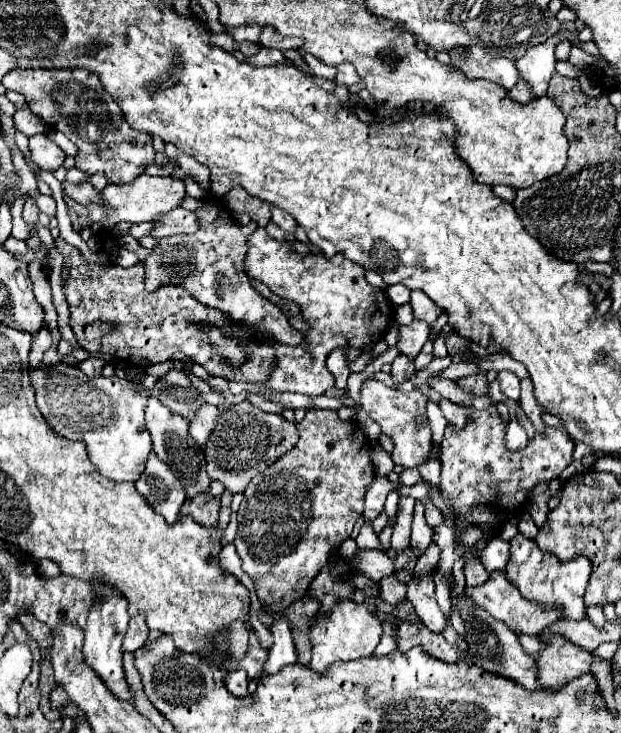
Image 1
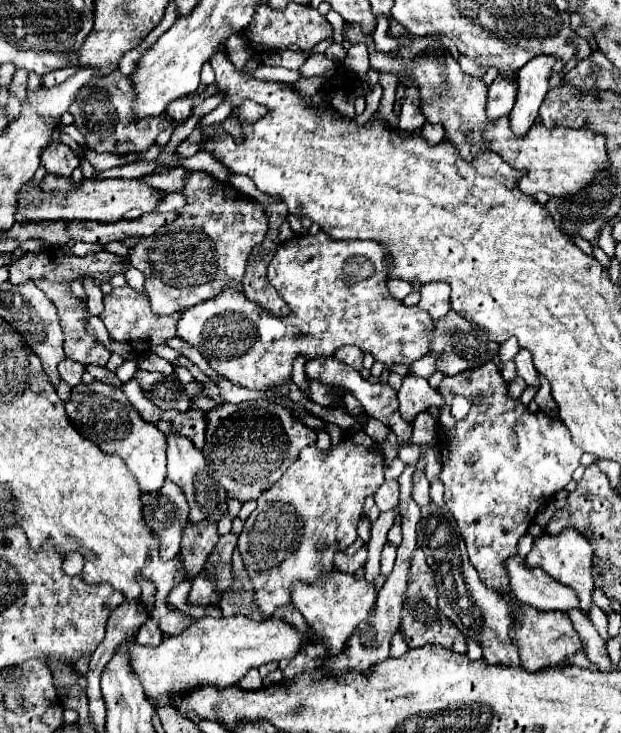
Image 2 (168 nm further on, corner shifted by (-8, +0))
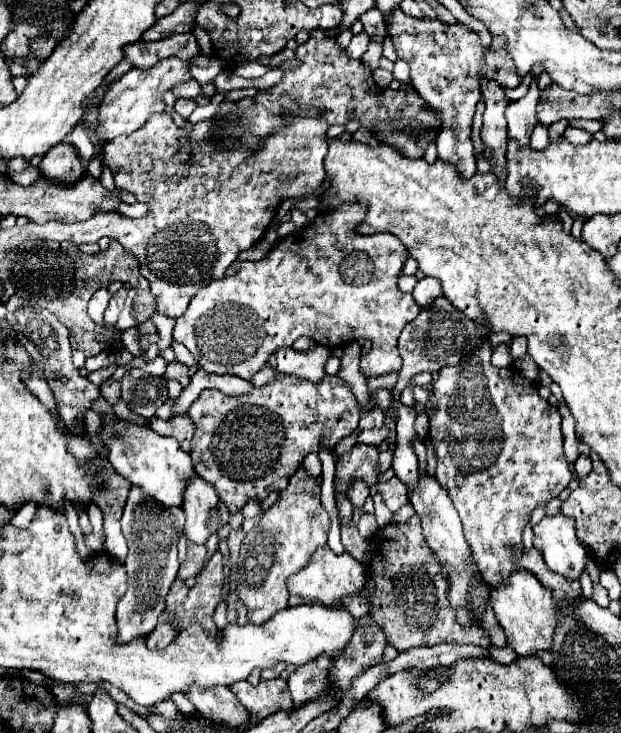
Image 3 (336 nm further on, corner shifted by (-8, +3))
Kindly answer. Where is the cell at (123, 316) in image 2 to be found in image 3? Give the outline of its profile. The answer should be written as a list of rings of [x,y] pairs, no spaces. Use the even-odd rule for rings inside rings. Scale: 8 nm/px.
[[[120,288],[116,294],[112,294],[110,304],[108,304],[106,312],[104,312],[104,322],[106,322],[108,326],[114,326],[114,324],[116,324],[120,312],[122,312],[124,300],[126,300],[126,288]]]

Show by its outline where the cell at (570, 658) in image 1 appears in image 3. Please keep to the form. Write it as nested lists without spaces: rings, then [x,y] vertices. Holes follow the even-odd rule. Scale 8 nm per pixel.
[[[512,570],[512,578],[504,586],[496,586],[490,592],[492,612],[506,632],[508,646],[516,650],[518,656],[530,656],[532,650],[550,650],[552,634],[558,626],[556,608],[552,600],[552,592],[544,588],[528,570]]]

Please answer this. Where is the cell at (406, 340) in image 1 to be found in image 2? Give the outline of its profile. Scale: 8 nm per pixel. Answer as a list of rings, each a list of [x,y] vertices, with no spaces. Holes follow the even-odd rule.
[[[322,231],[312,237],[312,235],[300,235],[300,237],[294,237],[292,241],[286,241],[286,243],[280,243],[276,253],[274,253],[274,259],[270,261],[268,265],[268,281],[272,287],[276,287],[278,295],[280,297],[288,297],[288,307],[290,307],[290,315],[288,317],[276,317],[272,315],[270,311],[262,309],[260,305],[252,303],[250,299],[244,297],[244,293],[228,287],[224,289],[224,293],[220,293],[216,299],[212,301],[204,301],[200,305],[194,305],[192,309],[186,309],[178,321],[178,337],[188,341],[192,347],[196,347],[204,359],[210,363],[212,369],[216,369],[222,377],[246,387],[246,389],[278,389],[278,387],[284,387],[288,383],[292,383],[292,363],[298,355],[306,355],[308,361],[316,359],[316,357],[330,357],[334,355],[334,351],[342,345],[356,345],[360,347],[362,351],[372,351],[372,357],[384,365],[394,365],[394,363],[402,363],[402,365],[410,365],[414,361],[418,361],[420,357],[424,357],[428,351],[430,351],[430,341],[432,341],[432,329],[434,329],[434,319],[428,317],[428,313],[424,313],[422,309],[418,307],[406,307],[402,305],[402,301],[394,299],[386,287],[386,277],[388,273],[388,261],[386,261],[386,251],[380,243],[376,241],[332,241],[328,235],[324,235]]]

